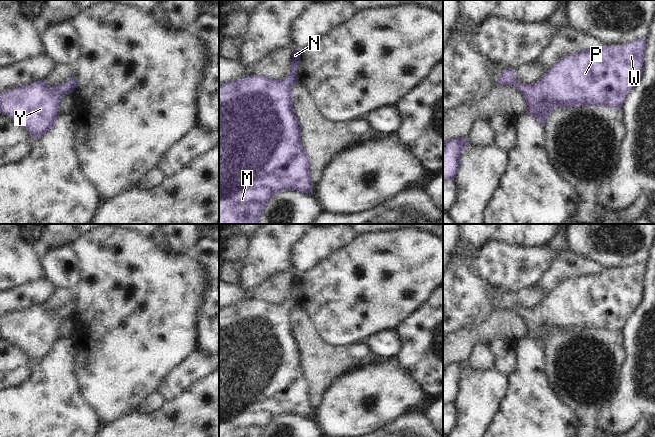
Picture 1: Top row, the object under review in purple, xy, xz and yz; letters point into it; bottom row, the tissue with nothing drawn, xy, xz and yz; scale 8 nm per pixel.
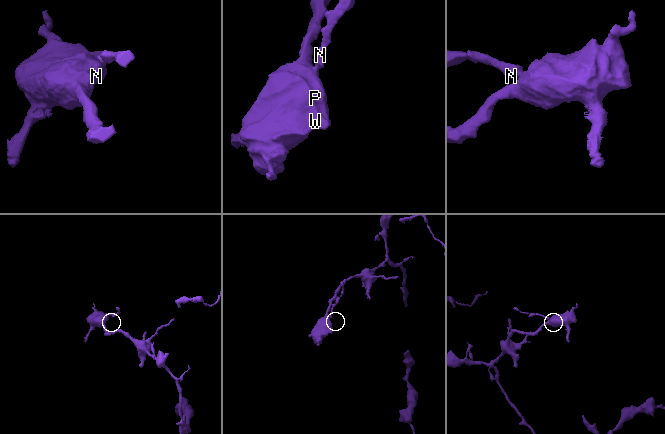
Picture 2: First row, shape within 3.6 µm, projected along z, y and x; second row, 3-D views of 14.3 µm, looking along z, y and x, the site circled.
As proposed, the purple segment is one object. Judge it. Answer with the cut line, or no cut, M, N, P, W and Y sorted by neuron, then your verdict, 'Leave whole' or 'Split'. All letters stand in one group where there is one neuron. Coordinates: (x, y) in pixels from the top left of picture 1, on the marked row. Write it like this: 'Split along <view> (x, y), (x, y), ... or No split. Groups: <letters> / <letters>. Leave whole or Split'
No split. Groups: M N P W Y. Leave whole

